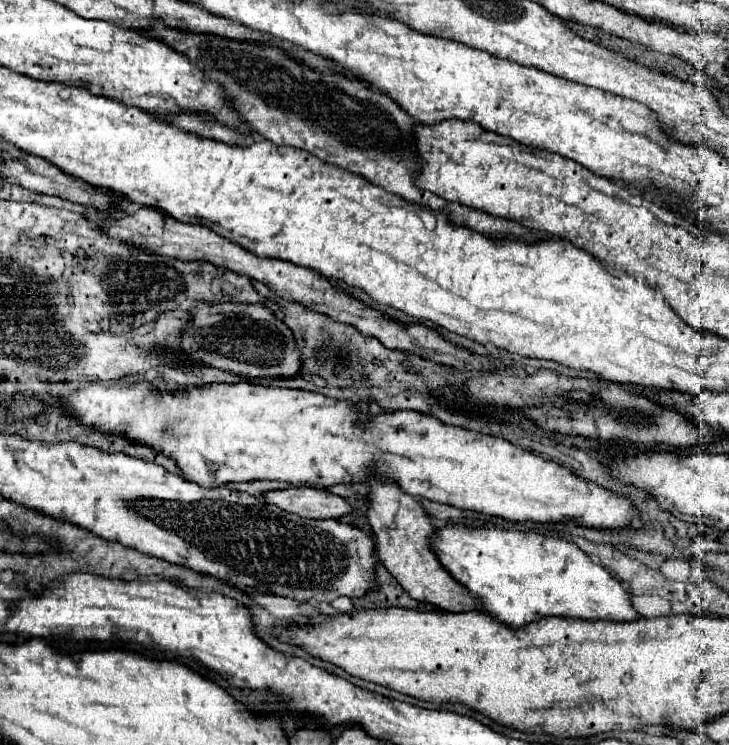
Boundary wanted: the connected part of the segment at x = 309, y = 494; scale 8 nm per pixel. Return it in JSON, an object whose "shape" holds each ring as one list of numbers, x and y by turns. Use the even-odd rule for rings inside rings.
{"shape":[[289,486,285,490,271,490,265,494,269,504,279,506,285,512,293,512,303,518,343,518,353,512,353,506,327,490,311,488,311,486]]}

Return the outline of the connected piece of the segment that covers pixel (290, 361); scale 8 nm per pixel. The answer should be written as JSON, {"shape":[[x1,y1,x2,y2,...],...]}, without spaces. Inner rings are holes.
{"shape":[[197,302,191,328,181,334,181,350,205,366,247,378,293,378,301,370,301,354,289,326,263,304]]}

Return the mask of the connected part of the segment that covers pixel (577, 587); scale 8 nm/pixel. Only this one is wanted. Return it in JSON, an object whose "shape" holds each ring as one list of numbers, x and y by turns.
{"shape":[[447,526,435,532,433,552,443,568,479,600,477,610,509,628,527,626,539,616,613,622,641,618,621,582,573,542,561,538,501,528]]}

